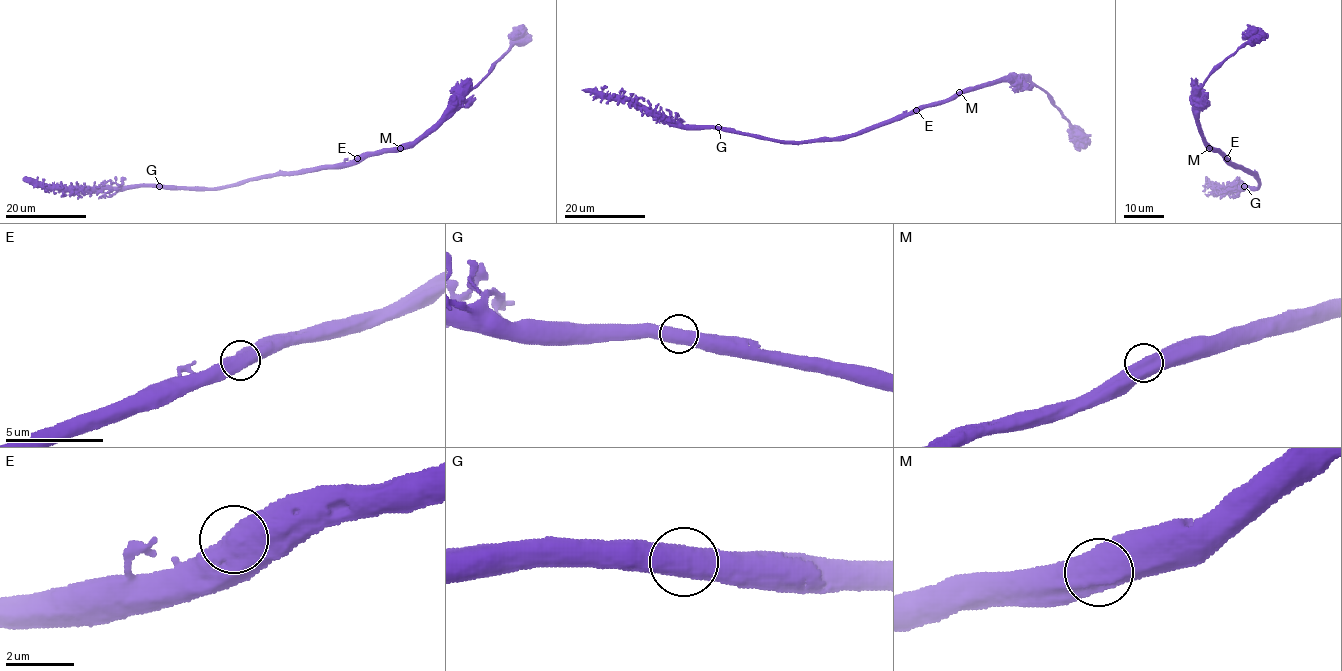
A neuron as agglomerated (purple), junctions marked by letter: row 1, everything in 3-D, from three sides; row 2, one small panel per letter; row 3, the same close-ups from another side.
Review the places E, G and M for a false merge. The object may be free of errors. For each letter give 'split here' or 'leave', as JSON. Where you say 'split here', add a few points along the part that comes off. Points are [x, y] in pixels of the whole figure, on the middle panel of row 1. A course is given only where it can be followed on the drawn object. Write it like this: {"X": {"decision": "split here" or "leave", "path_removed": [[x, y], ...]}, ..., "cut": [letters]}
{"E": {"decision": "leave"}, "G": {"decision": "leave"}, "M": {"decision": "leave"}, "cut": []}

